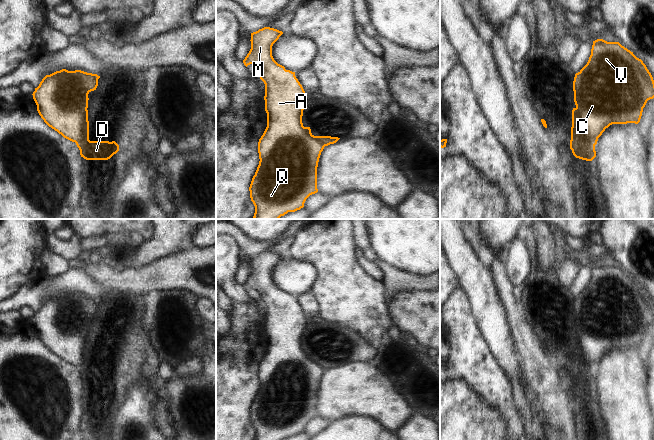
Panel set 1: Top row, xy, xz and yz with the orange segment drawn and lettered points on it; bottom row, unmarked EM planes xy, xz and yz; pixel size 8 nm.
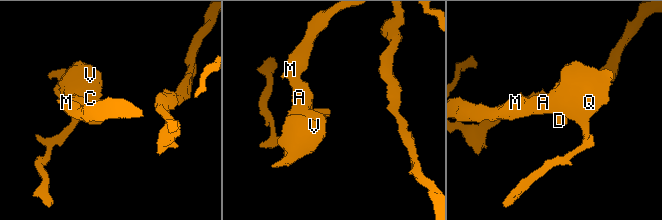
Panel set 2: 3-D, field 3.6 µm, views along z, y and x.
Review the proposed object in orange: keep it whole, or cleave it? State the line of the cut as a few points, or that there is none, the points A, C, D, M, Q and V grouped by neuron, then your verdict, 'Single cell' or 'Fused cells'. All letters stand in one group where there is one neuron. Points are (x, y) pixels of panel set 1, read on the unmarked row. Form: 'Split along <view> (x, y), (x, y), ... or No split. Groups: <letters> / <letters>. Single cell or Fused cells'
No split. Groups: A C D M Q V. Single cell

